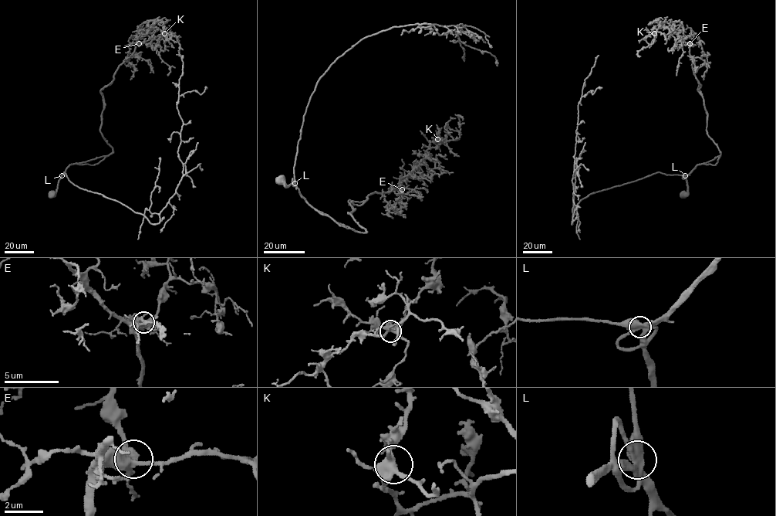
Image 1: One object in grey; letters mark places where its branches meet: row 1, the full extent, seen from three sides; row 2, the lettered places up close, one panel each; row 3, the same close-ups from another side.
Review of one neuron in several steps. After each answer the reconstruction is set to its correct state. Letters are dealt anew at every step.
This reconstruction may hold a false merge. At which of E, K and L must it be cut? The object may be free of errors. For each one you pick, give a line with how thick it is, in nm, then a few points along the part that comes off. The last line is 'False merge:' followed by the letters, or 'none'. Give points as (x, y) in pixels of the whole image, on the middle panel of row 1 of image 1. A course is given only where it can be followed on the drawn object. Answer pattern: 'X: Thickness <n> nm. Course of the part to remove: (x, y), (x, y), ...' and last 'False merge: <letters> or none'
False merge: none

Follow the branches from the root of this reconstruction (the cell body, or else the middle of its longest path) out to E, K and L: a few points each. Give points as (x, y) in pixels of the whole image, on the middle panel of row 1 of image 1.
E: (280, 181), (361, 232), (349, 204), (402, 189)
K: (280, 181), (295, 185), (316, 209), (365, 232), (348, 212), (353, 210), (349, 204), (397, 188), (437, 139)
L: (280, 181), (287, 186), (295, 183)

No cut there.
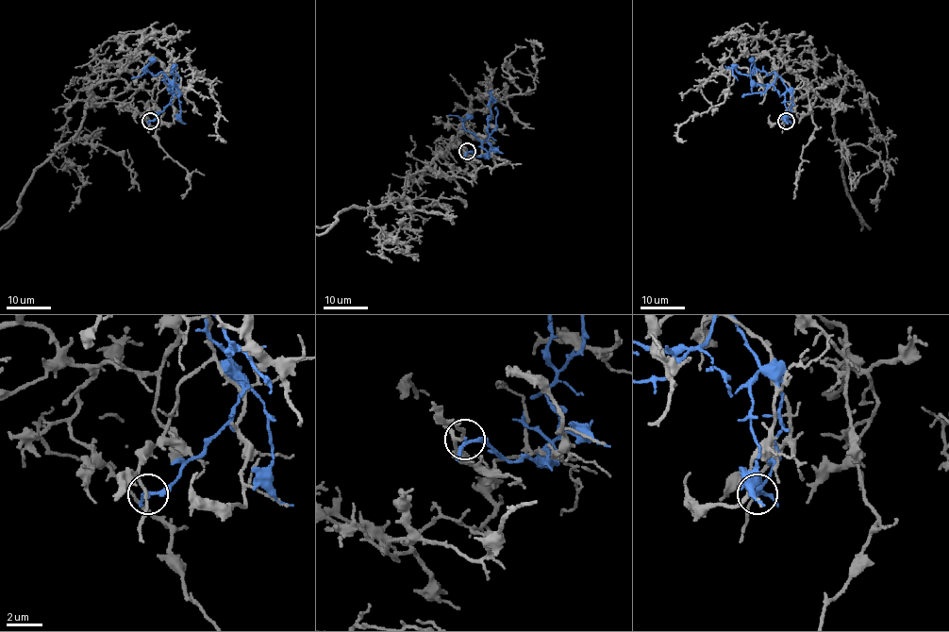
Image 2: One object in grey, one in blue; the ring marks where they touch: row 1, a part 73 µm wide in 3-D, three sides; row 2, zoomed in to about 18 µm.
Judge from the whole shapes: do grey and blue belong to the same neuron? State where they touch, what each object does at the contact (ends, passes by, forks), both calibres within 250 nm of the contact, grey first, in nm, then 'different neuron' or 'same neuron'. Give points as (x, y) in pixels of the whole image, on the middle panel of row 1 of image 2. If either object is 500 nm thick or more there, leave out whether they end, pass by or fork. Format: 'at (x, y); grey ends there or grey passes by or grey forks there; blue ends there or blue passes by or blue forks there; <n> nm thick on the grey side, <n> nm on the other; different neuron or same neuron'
at (467, 151); grey passes by; blue passes by; 150 nm thick on the grey side, 190 nm on the other; different neuron

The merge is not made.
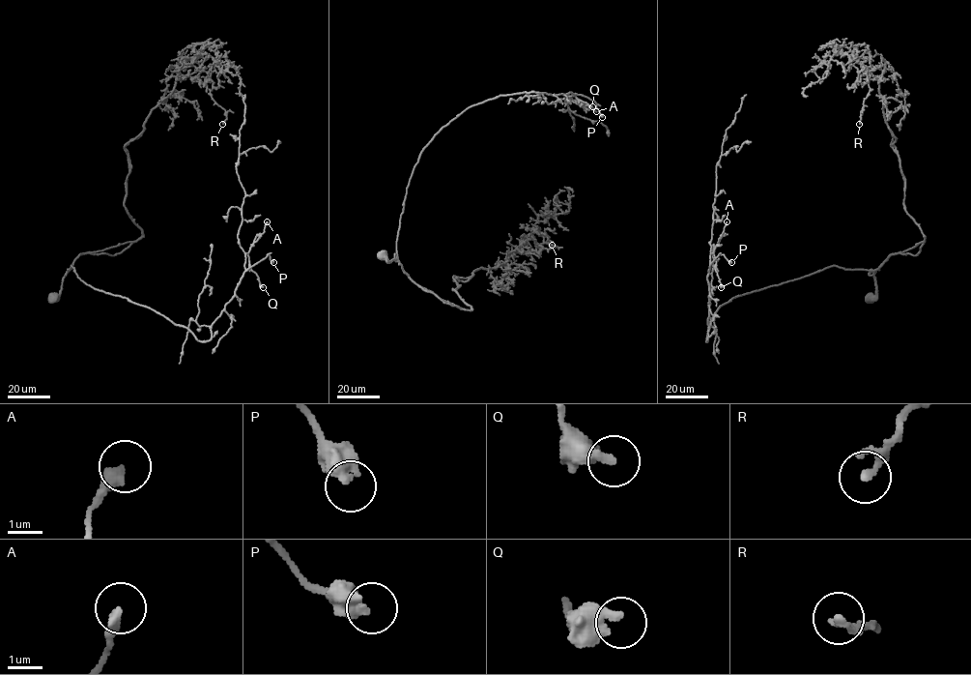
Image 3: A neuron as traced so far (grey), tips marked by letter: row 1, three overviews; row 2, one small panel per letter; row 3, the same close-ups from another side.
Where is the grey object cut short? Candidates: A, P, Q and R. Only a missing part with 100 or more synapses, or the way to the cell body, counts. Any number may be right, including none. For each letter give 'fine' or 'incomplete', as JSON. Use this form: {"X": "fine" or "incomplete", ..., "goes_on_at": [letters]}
{"A": "fine", "P": "fine", "Q": "fine", "R": "fine", "goes_on_at": []}

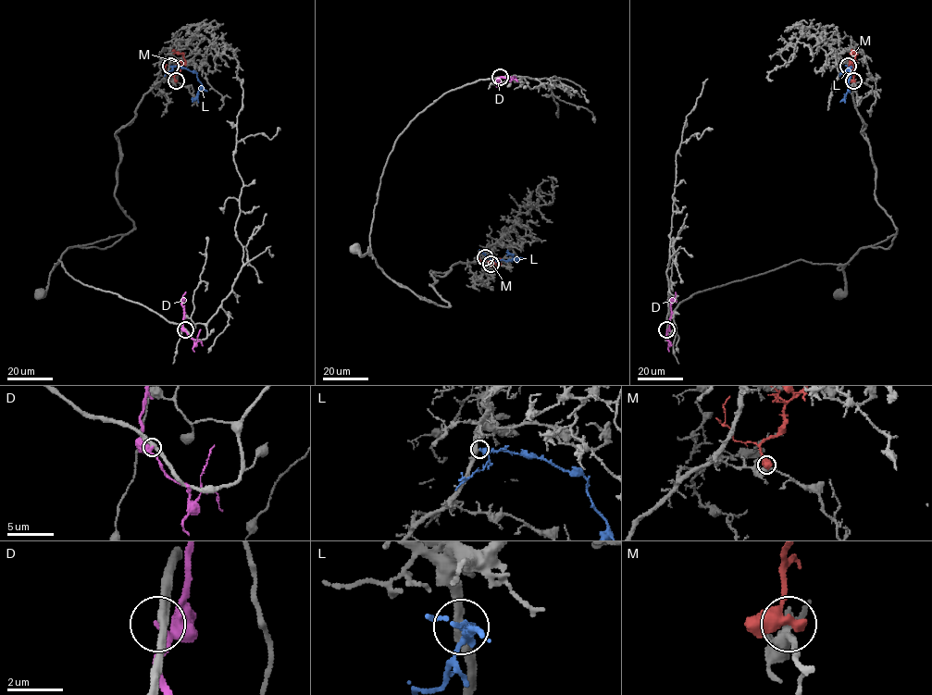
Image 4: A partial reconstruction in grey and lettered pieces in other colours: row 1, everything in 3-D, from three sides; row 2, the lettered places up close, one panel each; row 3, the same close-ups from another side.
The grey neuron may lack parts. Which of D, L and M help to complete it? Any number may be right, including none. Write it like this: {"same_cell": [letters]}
{"same_cell": ["L"]}

